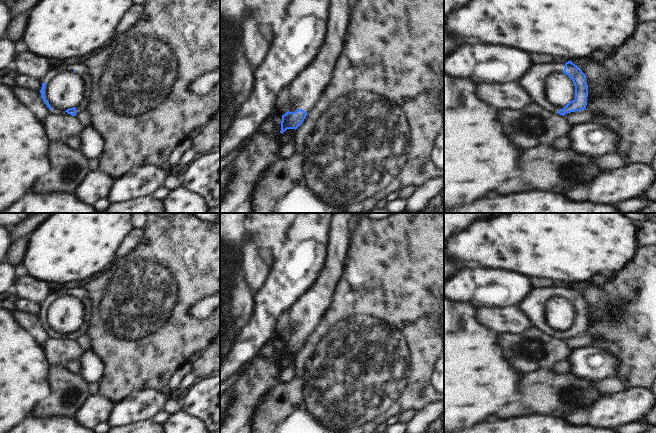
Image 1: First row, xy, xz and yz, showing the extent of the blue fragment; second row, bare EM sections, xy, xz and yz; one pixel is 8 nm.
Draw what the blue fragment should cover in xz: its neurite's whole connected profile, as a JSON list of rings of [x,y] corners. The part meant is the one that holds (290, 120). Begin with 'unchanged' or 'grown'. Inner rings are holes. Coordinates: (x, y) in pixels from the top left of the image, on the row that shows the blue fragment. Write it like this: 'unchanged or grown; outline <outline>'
grown; outline [[[330,0],[326,30],[321,46],[308,65],[301,69],[280,89],[274,100],[274,105],[270,114],[282,116],[281,134],[287,129],[296,130],[303,123],[307,113],[324,92],[328,81],[332,76],[334,65],[341,56],[349,15],[350,12],[348,11],[346,0]]]

